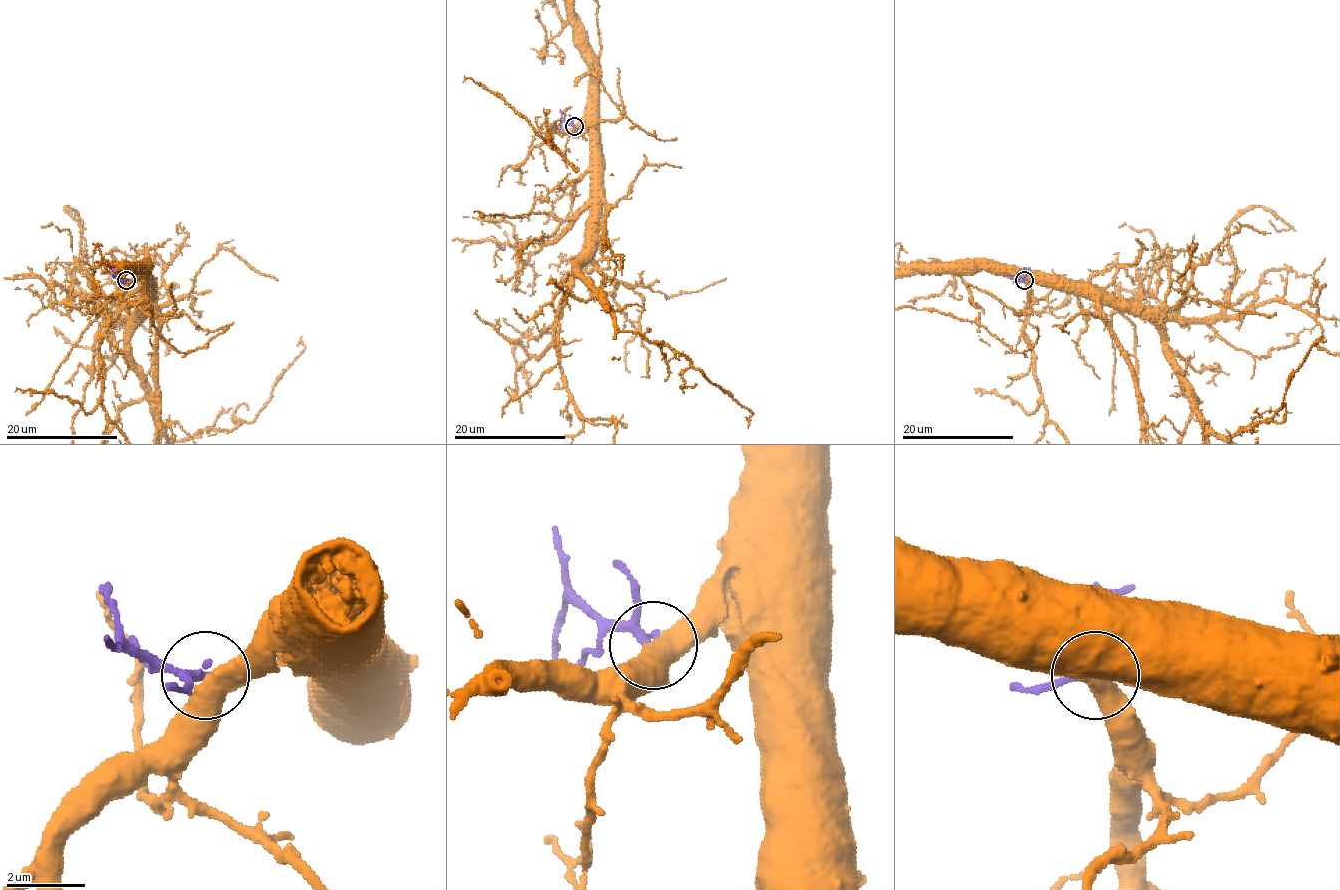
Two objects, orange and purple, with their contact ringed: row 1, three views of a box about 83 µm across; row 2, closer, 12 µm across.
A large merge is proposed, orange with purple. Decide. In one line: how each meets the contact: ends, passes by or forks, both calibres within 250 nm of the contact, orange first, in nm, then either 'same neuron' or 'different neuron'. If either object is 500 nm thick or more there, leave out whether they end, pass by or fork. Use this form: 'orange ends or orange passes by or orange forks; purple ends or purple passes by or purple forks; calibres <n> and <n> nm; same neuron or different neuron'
orange passes by; purple passes by; calibres 480 and 190 nm; same neuron

